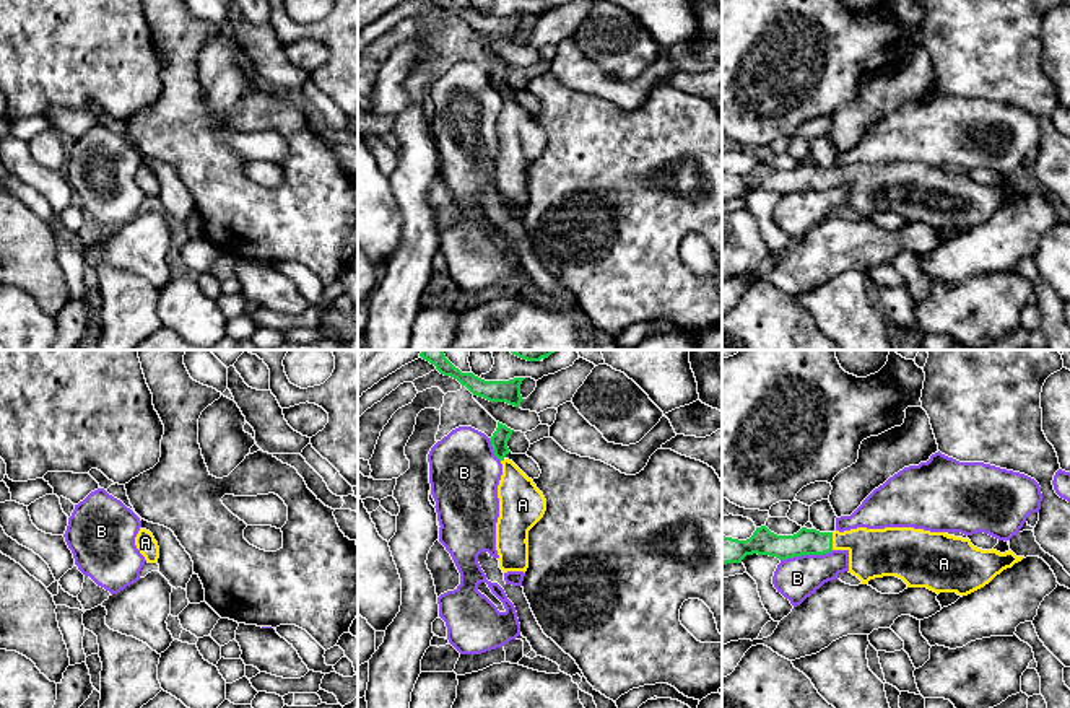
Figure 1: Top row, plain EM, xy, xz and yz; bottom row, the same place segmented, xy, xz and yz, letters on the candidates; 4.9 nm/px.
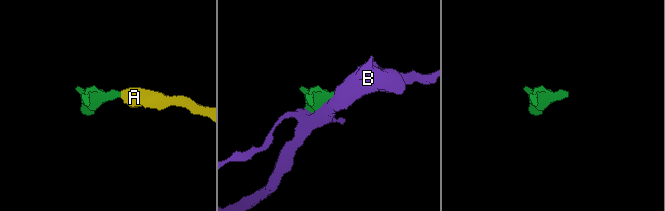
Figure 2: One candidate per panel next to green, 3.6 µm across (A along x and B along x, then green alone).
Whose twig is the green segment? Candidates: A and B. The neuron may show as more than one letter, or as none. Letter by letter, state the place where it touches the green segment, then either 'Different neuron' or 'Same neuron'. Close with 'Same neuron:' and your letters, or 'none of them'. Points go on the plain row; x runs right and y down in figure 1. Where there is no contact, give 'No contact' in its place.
A: Touches green at yz (831, 176). Same neuron
B: Touches green at yz (807, 189). Different neuron
Same neuron: A

